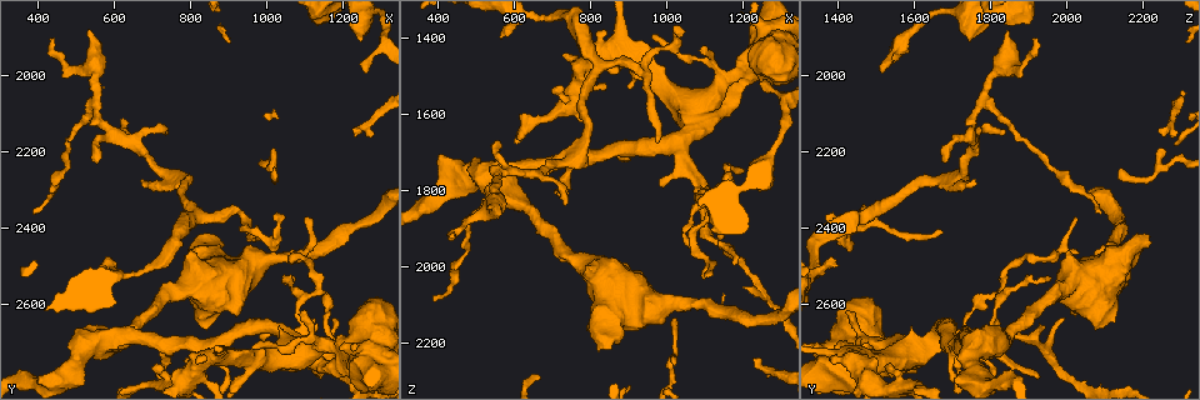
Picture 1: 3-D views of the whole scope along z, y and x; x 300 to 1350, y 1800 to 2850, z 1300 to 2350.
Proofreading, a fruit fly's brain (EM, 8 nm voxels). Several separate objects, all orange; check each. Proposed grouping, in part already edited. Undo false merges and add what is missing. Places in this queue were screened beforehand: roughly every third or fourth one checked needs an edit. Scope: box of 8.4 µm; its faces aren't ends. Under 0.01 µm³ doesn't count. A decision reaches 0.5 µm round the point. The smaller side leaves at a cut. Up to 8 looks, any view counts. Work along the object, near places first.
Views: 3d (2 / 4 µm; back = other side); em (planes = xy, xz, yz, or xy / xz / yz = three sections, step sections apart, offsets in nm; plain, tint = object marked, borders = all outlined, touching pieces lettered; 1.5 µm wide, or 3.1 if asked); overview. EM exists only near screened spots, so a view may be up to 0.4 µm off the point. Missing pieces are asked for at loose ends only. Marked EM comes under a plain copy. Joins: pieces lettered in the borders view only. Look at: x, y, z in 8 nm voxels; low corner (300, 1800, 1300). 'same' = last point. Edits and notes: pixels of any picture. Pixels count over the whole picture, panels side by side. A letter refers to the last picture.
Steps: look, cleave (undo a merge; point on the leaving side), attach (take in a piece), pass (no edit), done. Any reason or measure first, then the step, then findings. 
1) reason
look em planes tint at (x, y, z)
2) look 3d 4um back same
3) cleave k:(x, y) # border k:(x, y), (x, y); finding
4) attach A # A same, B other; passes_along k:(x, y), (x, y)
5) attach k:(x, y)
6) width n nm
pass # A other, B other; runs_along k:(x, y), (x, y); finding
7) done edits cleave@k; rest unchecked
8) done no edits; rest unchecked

an open end
look 3d 4um at (1225, 2135, 2245)

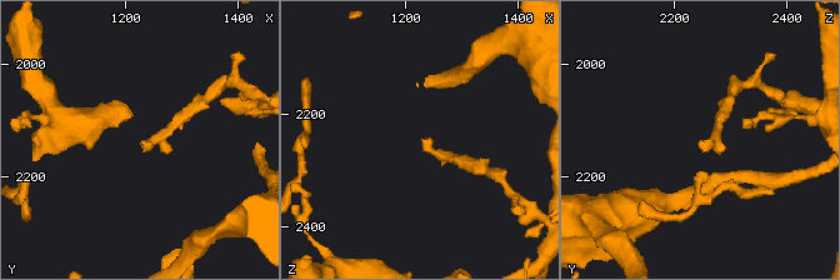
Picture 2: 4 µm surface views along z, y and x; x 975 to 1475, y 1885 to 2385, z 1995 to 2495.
need the tissue
look em yz step 4 borders at (1230, 2135, 2245)

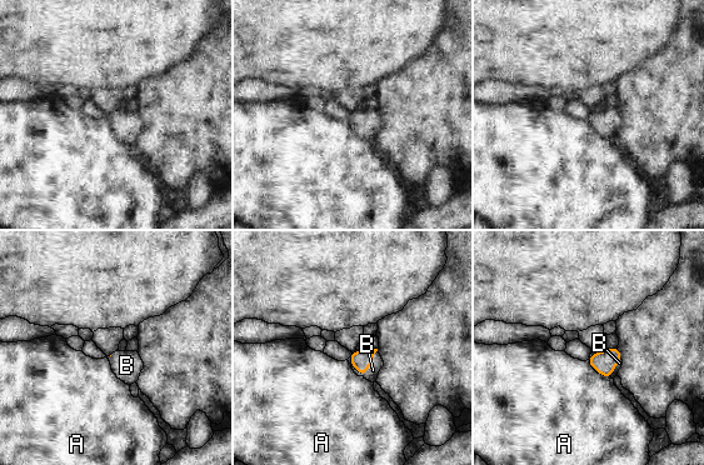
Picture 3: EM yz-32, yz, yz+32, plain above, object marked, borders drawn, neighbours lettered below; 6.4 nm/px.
cut it another way
look em planes borders same

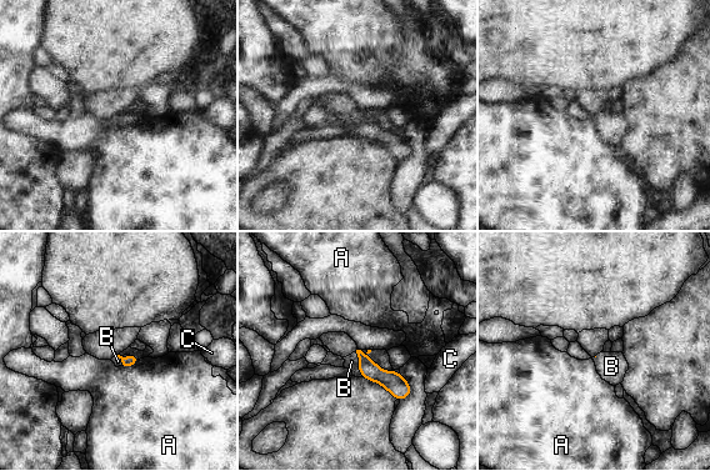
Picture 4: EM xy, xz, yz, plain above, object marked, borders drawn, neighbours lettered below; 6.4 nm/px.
attach B # A other, B same, C other; passes_along 4:(391, 381), (359, 364), (351, 361); the neuron continues

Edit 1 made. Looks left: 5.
a fork
look em planes borders at (745, 2270, 1715)

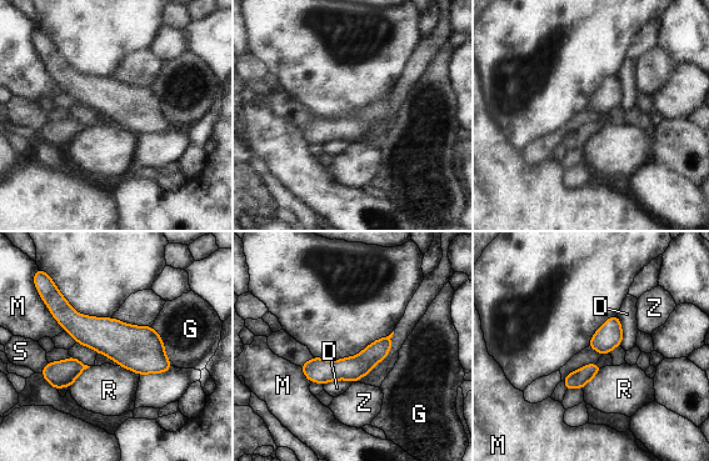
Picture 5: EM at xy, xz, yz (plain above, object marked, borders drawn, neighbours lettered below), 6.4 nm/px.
pass # D other, G other, M other, R other, S other, Z other; runs_along 5:(58, 304), (85, 330), (168, 365); all the same neuron

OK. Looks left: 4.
look em xz step 8 tint at (1070, 2480, 1945)

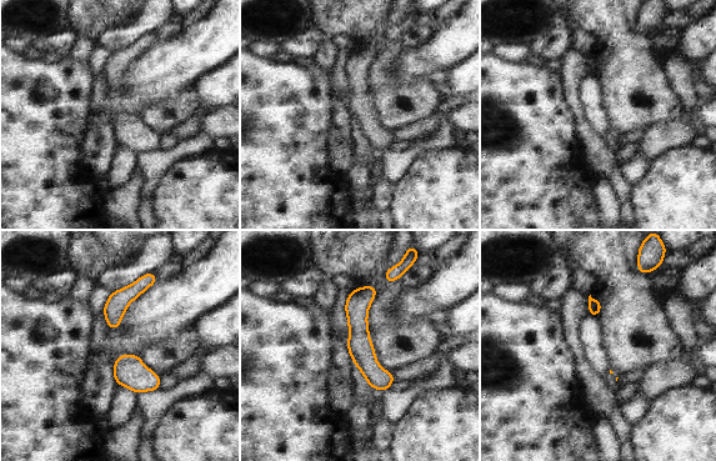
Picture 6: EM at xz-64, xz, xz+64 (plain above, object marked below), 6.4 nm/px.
look em yz step 8 borders same

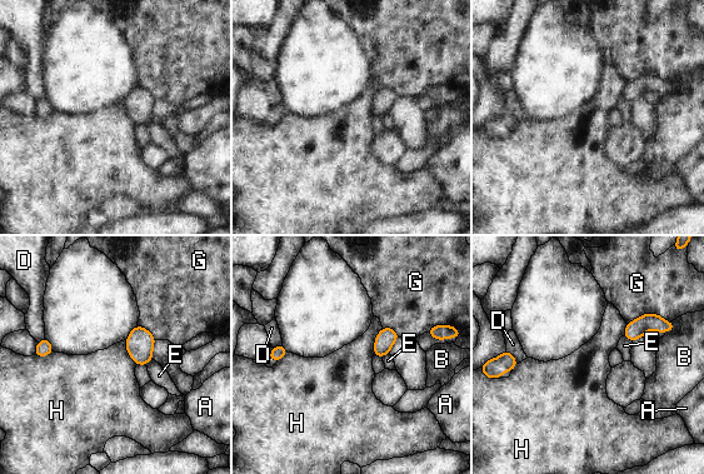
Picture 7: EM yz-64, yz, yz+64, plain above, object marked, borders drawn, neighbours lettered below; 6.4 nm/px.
pass # A other, B other, D other, E other, G other, H other; border 7:(281, 344), (273, 348); all the same neuron

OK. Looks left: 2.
done edits attach@4; rest unchecked

